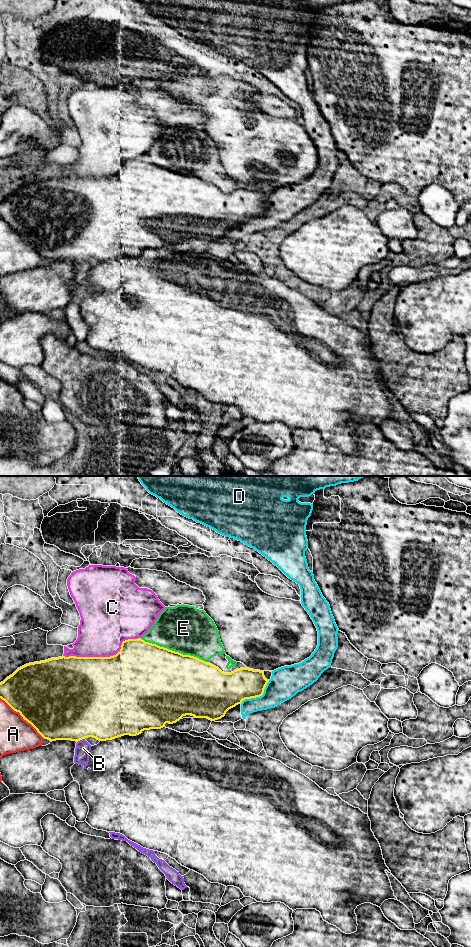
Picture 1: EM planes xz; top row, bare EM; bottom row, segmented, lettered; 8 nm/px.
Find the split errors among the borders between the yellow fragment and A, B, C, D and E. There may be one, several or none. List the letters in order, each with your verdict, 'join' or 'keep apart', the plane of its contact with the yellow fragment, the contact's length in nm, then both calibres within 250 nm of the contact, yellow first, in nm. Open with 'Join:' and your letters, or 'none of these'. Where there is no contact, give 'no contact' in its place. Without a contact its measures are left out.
Join: none of these
A: keep apart; meets yellow in xz; contact 480 nm long; 500 nm thick on the yellow side, 280 nm on the other
B: keep apart; meets yellow in xz; contact 70 nm long; 500 nm thick on the yellow side, 120 nm on the other
C: keep apart; meets yellow in xz; contact 650 nm long; 500 nm thick on the yellow side, 380 nm on the other
D: keep apart; meets yellow in xz; contact 300 nm long; 280 nm thick on the yellow side, 240 nm on the other
E: keep apart; meets yellow in xz; contact 550 nm long; 500 nm thick on the yellow side, 380 nm on the other

